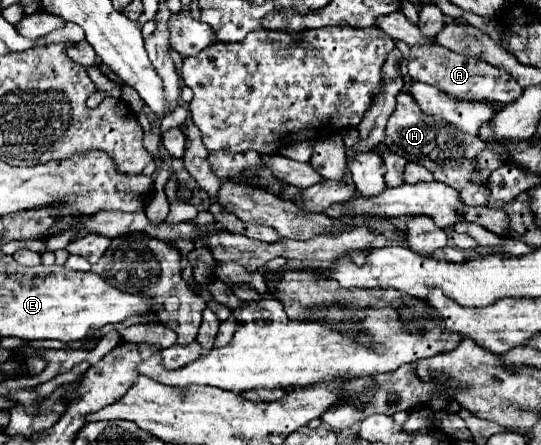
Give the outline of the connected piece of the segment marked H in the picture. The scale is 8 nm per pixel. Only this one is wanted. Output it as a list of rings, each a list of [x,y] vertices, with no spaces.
[[[401,91],[397,95],[397,109],[389,117],[385,143],[391,147],[393,153],[405,157],[411,163],[427,167],[435,175],[437,181],[443,181],[443,183],[459,189],[461,197],[467,205],[485,205],[487,203],[487,197],[489,197],[487,185],[479,187],[479,185],[469,183],[473,161],[475,161],[477,153],[485,147],[485,143],[479,137],[471,137],[471,135],[457,131],[455,127],[451,127],[449,123],[443,123],[441,119],[423,115],[423,111],[419,109],[419,105],[415,103],[415,99],[409,93]]]

